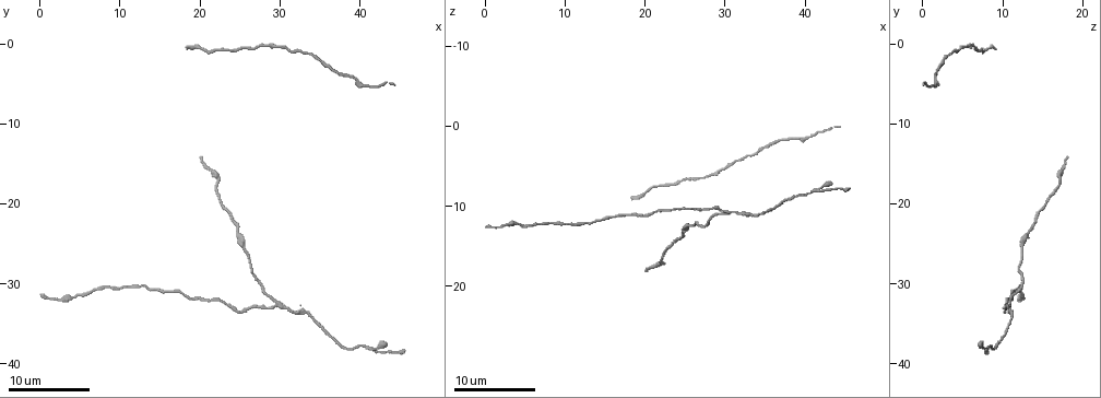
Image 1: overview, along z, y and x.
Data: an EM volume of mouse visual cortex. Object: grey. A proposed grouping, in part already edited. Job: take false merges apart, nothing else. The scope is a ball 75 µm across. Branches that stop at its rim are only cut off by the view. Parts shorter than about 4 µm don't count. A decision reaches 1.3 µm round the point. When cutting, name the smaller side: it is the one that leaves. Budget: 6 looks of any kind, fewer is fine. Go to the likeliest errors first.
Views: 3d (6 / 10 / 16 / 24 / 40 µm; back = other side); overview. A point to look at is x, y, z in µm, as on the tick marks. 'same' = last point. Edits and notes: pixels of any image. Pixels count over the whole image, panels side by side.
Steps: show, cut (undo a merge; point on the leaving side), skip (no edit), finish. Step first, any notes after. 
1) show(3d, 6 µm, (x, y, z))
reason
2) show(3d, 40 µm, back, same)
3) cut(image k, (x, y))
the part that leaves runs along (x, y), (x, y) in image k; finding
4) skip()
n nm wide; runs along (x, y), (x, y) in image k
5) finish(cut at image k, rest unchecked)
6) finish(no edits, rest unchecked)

show(3d, 16 µm, (29.5, 32.5, 10.5))

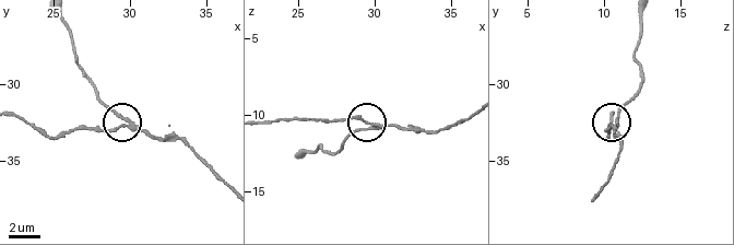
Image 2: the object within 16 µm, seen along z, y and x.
cut(image 2, (120, 114))
side arm 20 µm; the part that leaves runs along (133, 127), (104, 101), (78, 61), (64, 19) in image 2; a second cell is stuck on

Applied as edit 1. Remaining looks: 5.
show(overview)
redraw

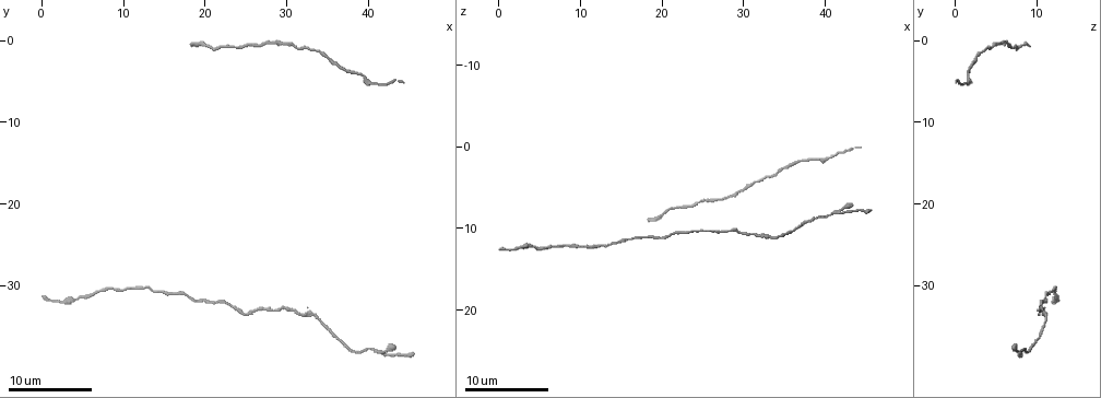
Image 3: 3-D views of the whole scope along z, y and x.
show(3d, 10 µm, (7.0, 30.5, 12.0))
thin neck

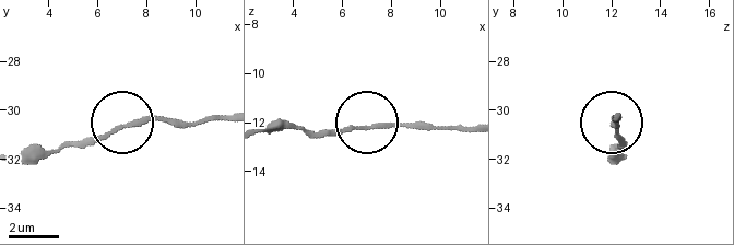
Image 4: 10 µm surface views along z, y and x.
skip()
150 nm wide; runs along (468, 129), (387, 123), (314, 129) in image 4; continuous, no second cell

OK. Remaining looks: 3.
finish(cut at image 2, rest unchecked)

